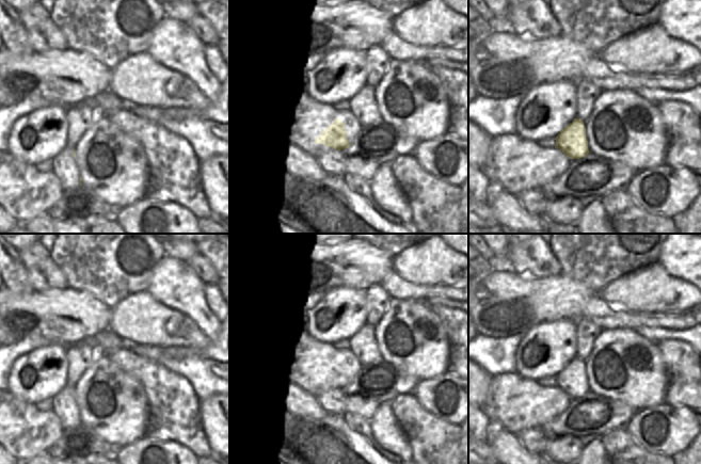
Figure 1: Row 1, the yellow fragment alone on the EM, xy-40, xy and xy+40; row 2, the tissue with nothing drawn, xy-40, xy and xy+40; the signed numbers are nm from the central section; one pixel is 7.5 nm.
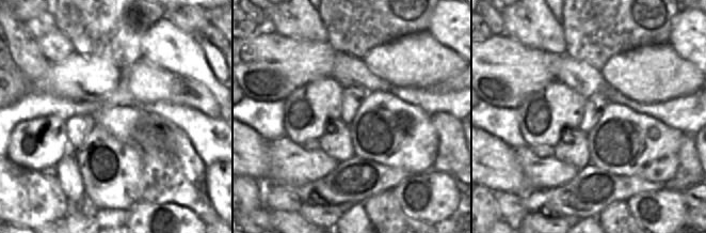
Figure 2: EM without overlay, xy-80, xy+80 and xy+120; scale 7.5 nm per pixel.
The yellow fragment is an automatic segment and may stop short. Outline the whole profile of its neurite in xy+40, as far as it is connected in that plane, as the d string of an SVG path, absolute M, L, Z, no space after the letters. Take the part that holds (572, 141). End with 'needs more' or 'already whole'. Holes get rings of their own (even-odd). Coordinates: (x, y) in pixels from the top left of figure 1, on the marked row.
M578 118L567 125L555 140L555 148L559 148L570 159L580 159L590 153L584 122Z | already whole

